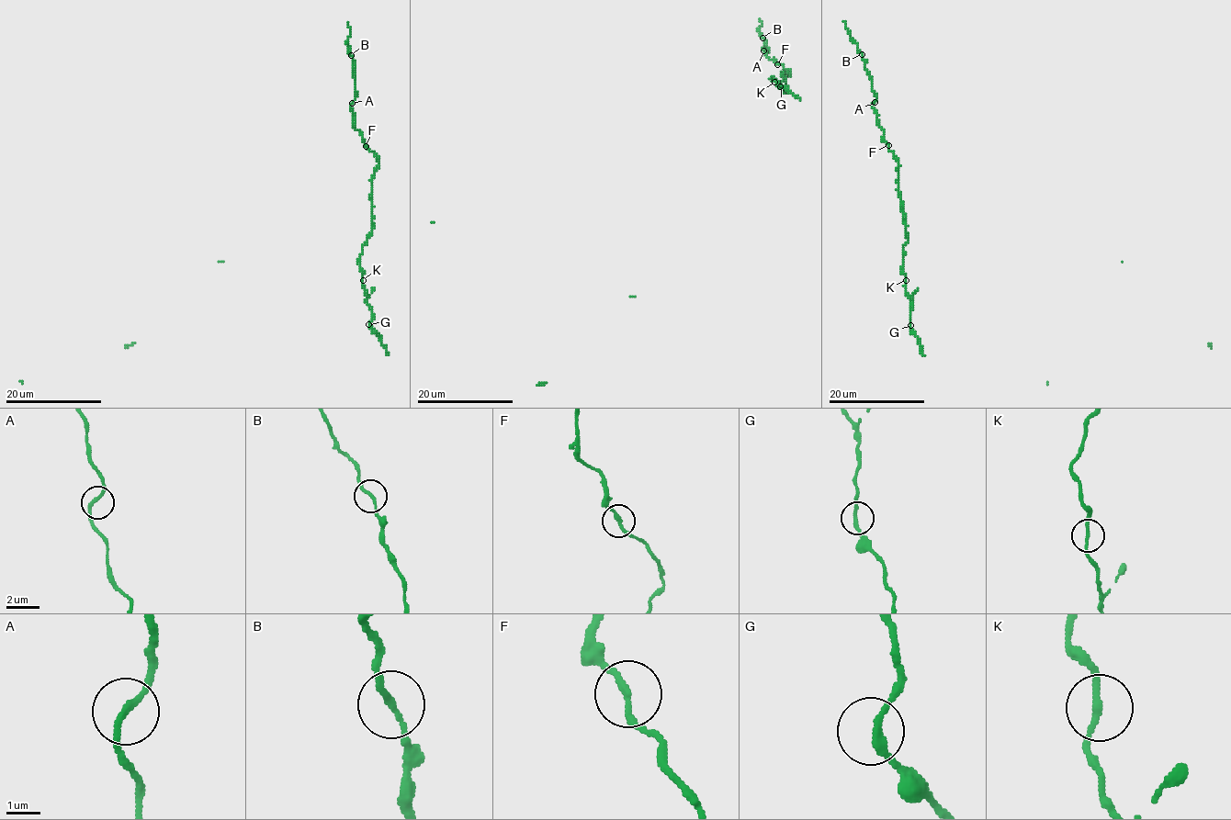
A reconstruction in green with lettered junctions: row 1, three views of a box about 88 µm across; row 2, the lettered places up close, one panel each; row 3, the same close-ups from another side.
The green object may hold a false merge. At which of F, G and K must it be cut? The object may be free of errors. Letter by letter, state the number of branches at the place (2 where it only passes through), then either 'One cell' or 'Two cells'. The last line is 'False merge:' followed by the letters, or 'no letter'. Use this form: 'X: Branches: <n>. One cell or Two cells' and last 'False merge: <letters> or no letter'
F: Branches: 2. One cell
G: Branches: 2. One cell
K: Branches: 2. One cell
False merge: no letter

